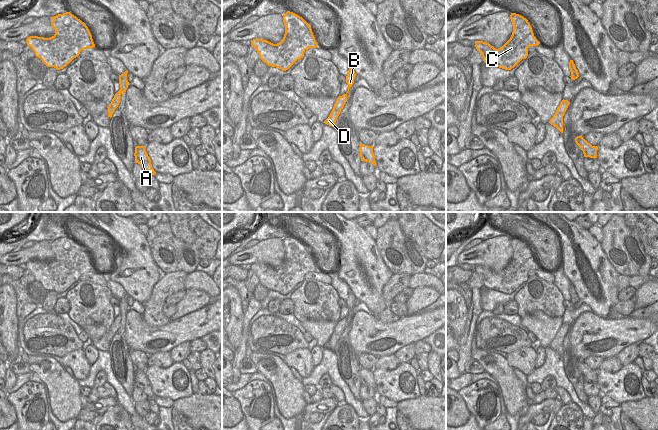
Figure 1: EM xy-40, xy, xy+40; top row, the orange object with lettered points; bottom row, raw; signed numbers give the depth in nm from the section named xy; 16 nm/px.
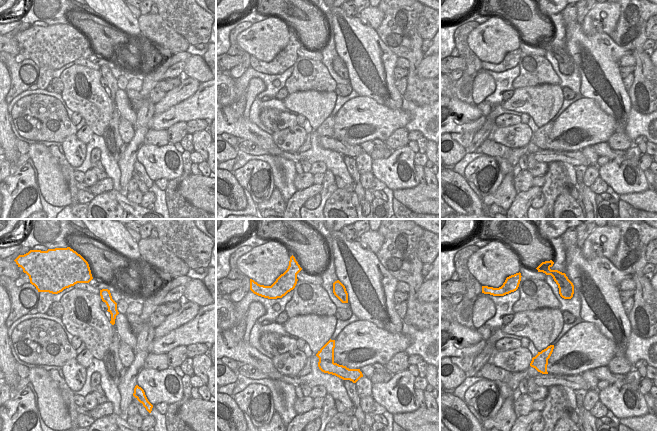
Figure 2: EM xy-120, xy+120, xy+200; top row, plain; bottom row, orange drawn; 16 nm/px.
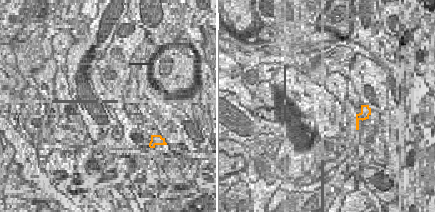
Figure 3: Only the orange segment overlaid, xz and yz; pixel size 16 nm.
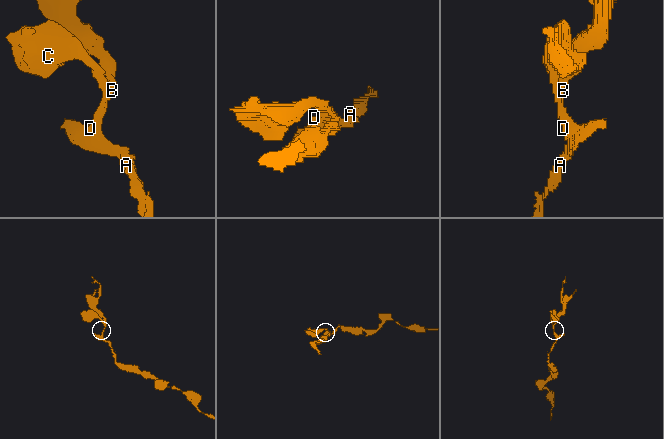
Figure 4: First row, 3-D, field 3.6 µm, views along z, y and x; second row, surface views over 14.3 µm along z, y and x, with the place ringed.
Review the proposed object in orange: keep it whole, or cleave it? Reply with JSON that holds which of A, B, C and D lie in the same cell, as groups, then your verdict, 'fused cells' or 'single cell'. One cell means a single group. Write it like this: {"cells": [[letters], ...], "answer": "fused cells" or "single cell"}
{"cells": [["A", "C", "D"], ["B"]], "answer": "fused cells"}

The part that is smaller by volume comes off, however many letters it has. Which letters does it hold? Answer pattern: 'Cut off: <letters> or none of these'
Cut off: B

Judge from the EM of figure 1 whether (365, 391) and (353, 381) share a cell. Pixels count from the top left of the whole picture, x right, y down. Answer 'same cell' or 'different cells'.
different cells

